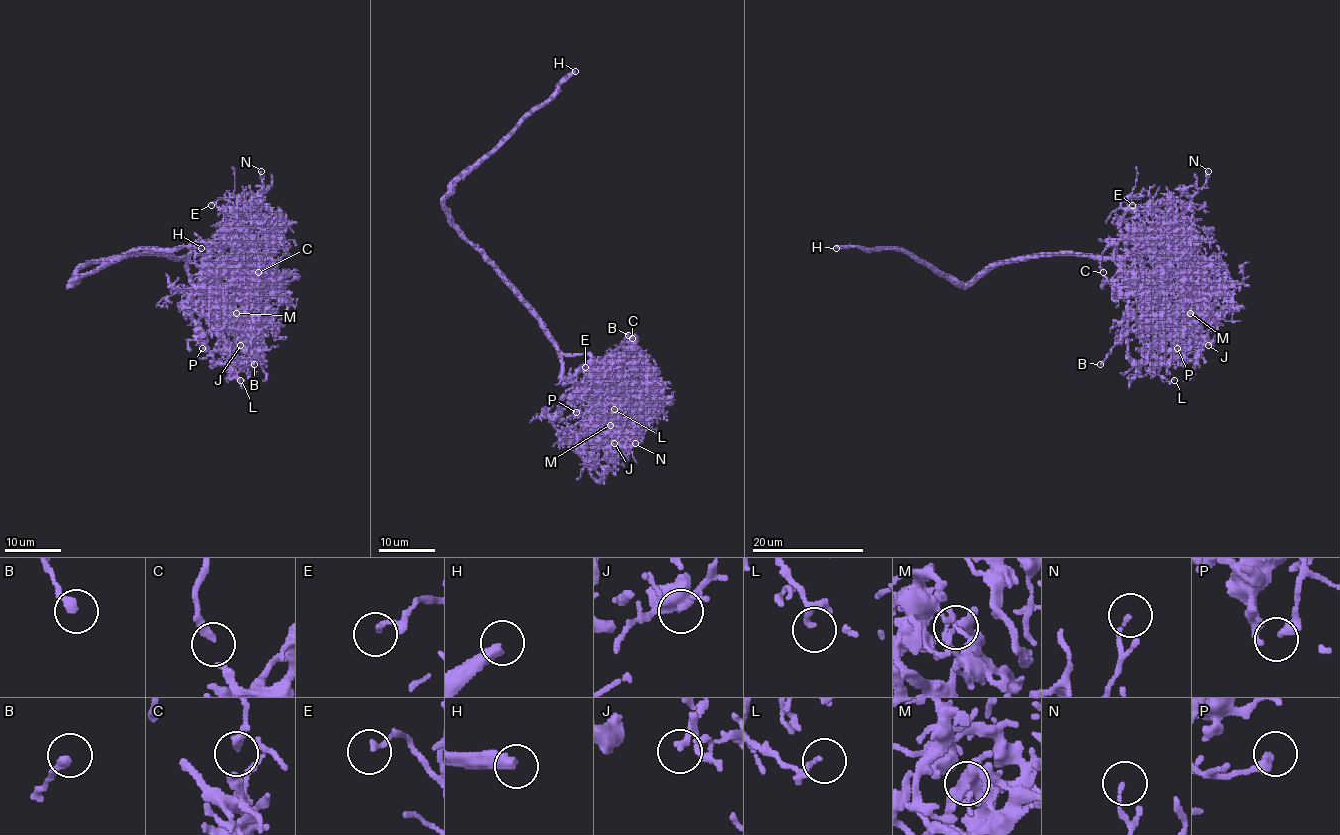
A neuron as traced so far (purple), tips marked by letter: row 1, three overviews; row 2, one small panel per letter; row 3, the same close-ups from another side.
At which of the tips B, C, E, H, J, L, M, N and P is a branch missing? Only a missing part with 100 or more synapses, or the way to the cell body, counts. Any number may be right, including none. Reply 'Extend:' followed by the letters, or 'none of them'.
Extend: H

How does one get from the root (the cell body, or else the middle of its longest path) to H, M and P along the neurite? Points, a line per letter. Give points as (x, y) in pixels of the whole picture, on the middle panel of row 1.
H: (513, 286), (453, 222), (450, 211), (445, 205), (445, 195), (575, 71)
M: (513, 286), (555, 348), (561, 379), (575, 381), (581, 398), (590, 394), (599, 422), (610, 425)
P: (513, 286), (555, 348), (561, 379), (575, 381), (581, 398), (585, 394), (576, 412)

